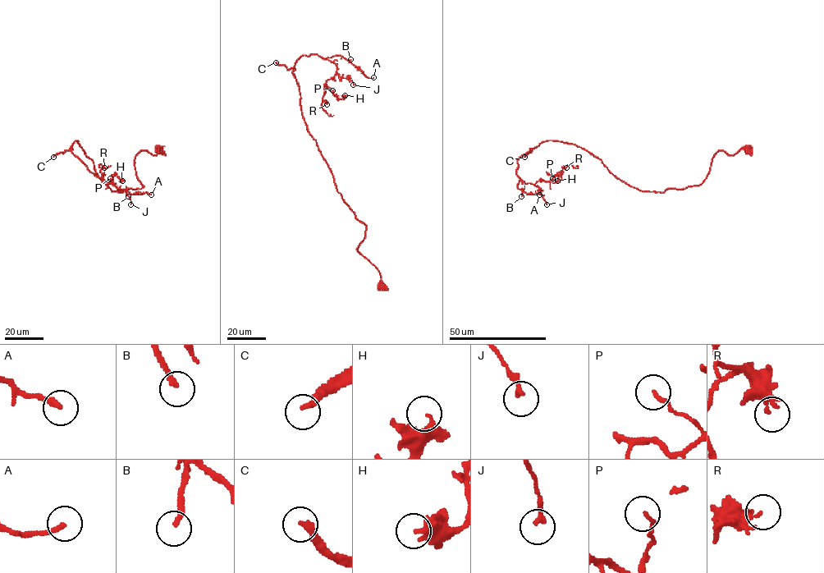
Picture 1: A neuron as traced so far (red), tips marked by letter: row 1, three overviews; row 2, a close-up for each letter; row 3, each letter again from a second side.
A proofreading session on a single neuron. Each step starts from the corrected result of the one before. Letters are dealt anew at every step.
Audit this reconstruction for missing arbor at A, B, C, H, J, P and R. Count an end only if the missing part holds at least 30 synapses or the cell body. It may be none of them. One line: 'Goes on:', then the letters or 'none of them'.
Goes on: A, B, C

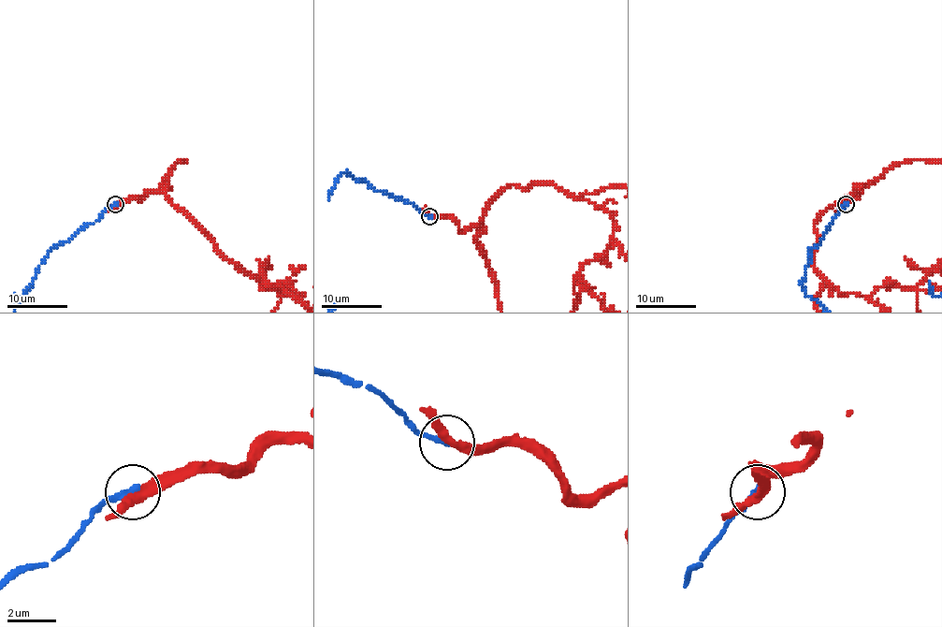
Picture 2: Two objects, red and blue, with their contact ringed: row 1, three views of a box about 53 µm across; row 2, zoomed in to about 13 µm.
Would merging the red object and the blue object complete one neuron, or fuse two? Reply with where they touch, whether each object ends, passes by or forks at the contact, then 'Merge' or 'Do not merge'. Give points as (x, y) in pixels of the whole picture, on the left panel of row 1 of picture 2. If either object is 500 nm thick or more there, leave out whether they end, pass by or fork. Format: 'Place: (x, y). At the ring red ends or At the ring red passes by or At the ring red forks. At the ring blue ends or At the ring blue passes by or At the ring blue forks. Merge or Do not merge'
Place: (115, 204). At the ring red passes by. At the ring blue ends. Do not merge

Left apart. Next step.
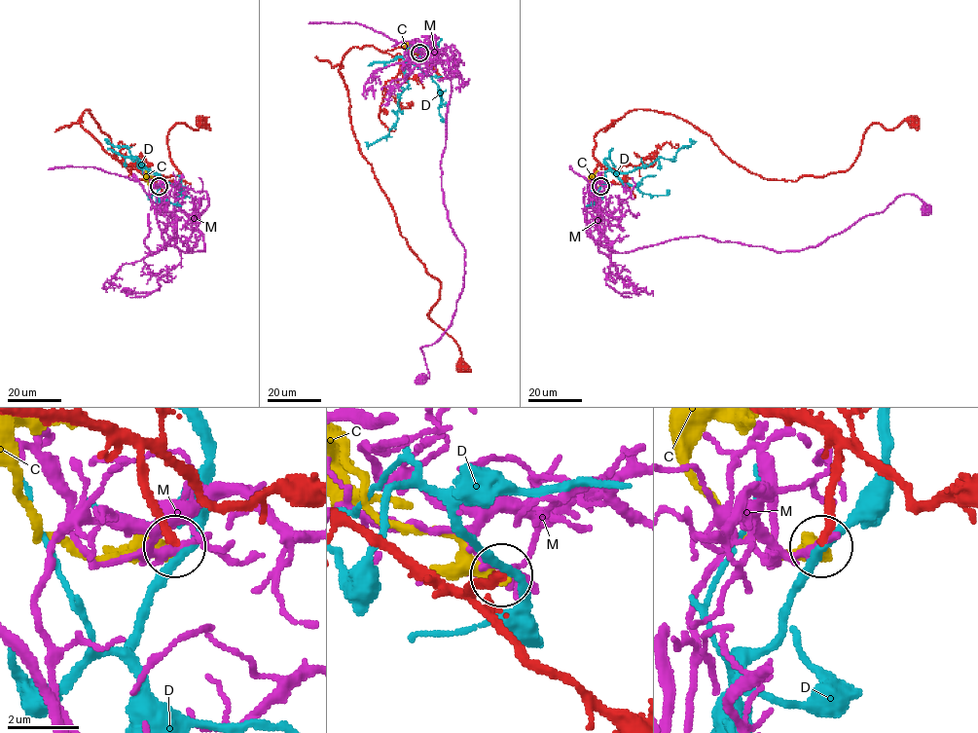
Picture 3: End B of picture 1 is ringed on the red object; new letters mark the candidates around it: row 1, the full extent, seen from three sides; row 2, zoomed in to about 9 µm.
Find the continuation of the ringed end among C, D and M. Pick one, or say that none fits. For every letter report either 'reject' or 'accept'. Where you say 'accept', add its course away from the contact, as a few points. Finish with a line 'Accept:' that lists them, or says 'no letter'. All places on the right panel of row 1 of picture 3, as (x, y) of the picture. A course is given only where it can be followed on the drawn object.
C: reject
D: reject
M: reject
Accept: no letter

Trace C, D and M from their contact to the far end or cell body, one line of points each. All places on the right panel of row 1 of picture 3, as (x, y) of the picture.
C: (600, 186), (595, 186), (590, 178), (597, 171)
D: (600, 187), (604, 173), (611, 169), (627, 172), (659, 158), (672, 159), (682, 147), (690, 145), (689, 139)
M: (600, 186), (593, 185), (599, 242), (619, 252), (700, 236), (795, 251), (817, 246), (905, 194), (927, 208)

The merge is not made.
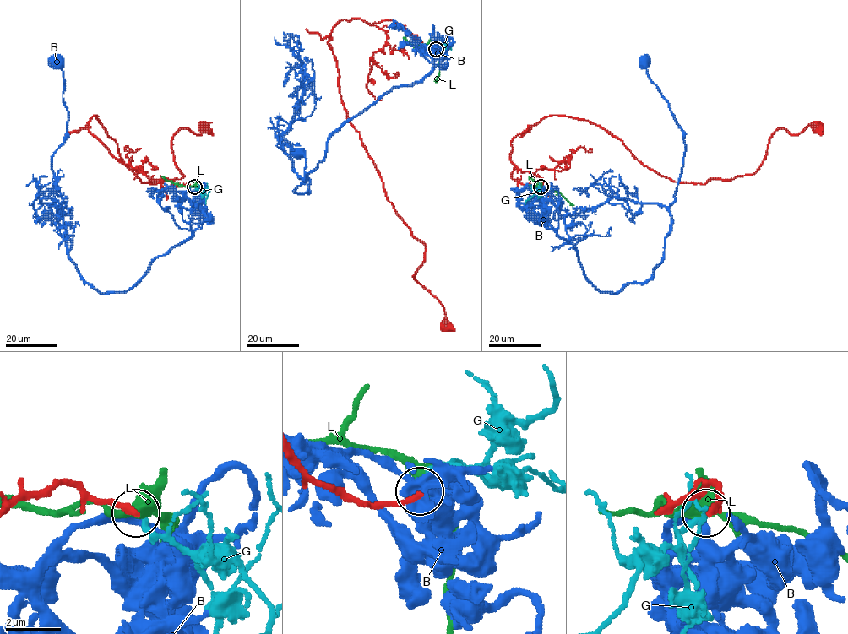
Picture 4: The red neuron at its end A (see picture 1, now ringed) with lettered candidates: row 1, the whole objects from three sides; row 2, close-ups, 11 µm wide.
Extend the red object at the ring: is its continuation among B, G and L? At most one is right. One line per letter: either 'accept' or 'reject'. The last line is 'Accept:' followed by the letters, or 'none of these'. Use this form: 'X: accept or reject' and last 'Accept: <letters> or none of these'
B: reject
G: accept
L: reject
Accept: G

